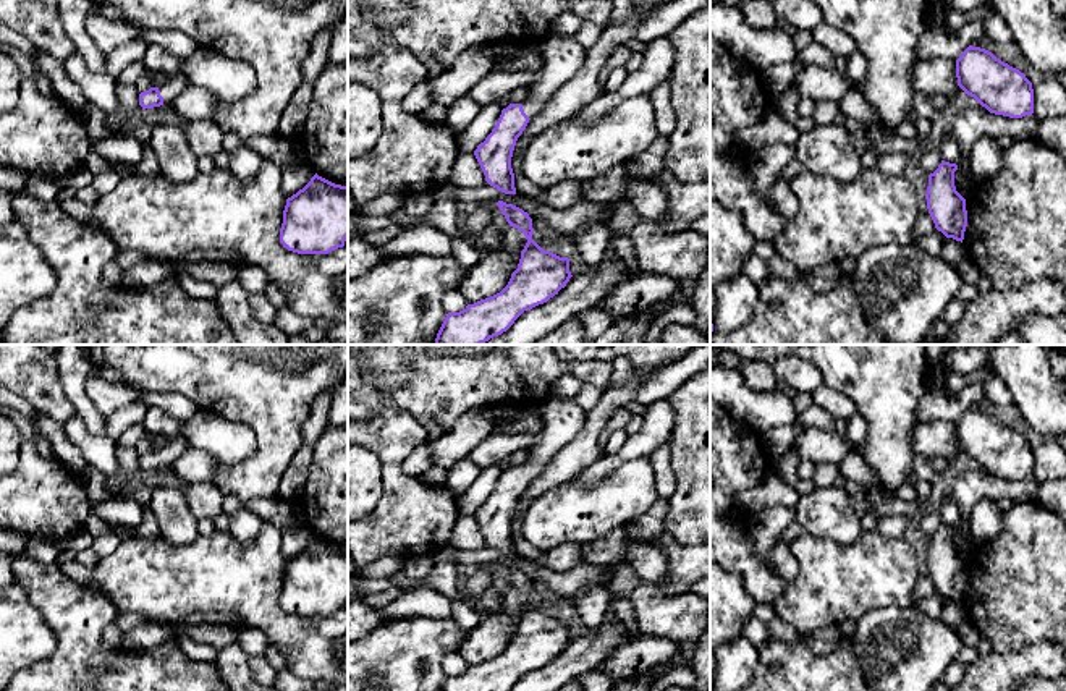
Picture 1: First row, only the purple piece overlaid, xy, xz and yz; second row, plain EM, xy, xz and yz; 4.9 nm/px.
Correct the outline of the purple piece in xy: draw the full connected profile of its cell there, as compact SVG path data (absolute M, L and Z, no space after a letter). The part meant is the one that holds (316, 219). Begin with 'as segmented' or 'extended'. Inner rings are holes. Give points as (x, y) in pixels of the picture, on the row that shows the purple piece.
as segmented; M317 173L286 199L280 243L298 254L328 254L348 240L348 186Z

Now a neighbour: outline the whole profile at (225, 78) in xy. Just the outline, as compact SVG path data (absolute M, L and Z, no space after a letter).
M207 49L180 61L178 71L188 84L207 89L222 104L247 97L257 87L257 74L249 63Z

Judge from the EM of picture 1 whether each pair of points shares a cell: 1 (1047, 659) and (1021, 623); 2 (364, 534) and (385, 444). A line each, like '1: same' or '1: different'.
1: different
2: same

